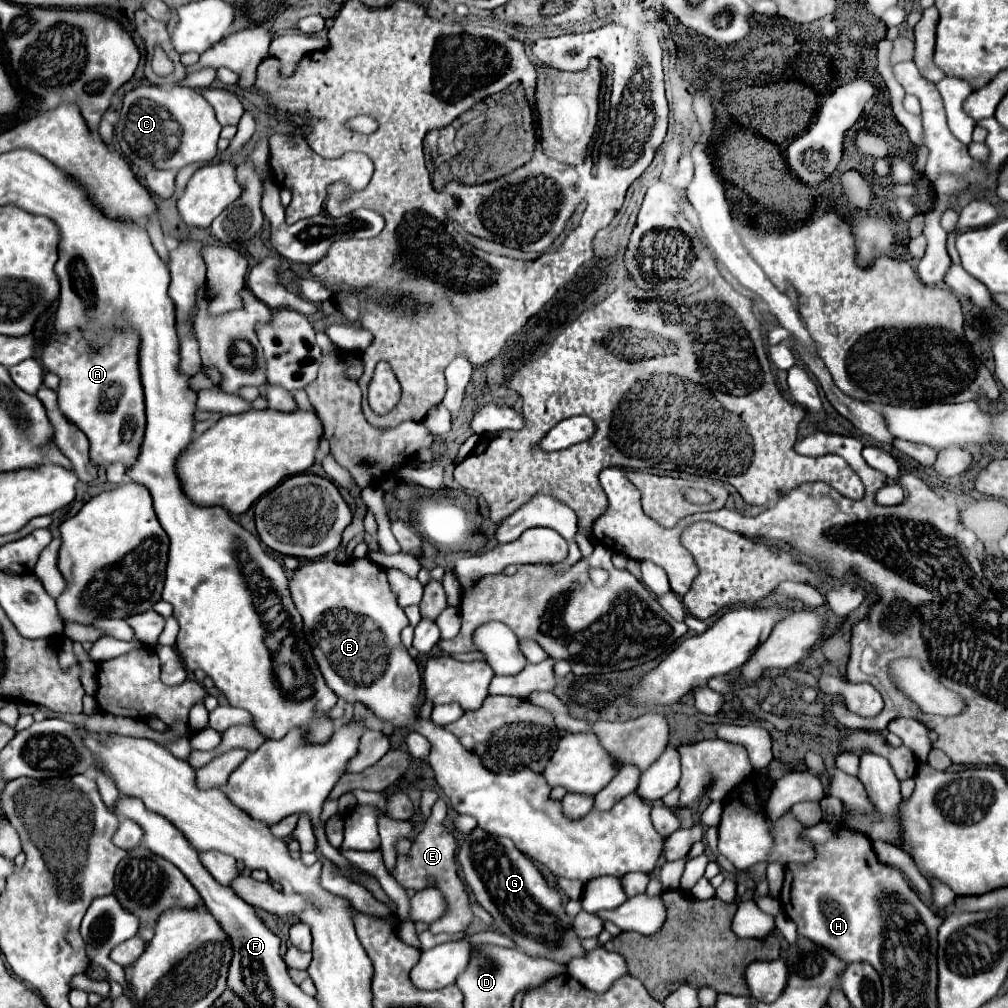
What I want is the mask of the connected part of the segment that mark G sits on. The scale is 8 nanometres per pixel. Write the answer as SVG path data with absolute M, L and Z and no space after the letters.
M476 827L460 845L458 863L474 899L494 917L496 929L508 935L526 955L544 957L560 965L568 965L572 957L586 955L580 937L574 933L572 917L562 907L558 889L548 885L538 867L508 837L494 837Z

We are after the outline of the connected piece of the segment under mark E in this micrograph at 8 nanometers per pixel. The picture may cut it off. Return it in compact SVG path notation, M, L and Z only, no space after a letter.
M438 799L432 807L430 817L426 819L422 831L416 835L412 849L410 849L410 857L398 857L398 865L394 871L390 871L398 883L402 883L406 889L424 889L428 887L428 877L436 877L436 887L442 889L446 901L448 901L448 913L444 917L440 917L436 923L430 923L430 931L434 935L438 933L464 933L474 915L468 907L468 893L466 893L466 885L460 881L458 877L458 869L456 869L456 837L452 835L452 831L446 827L446 801Z

